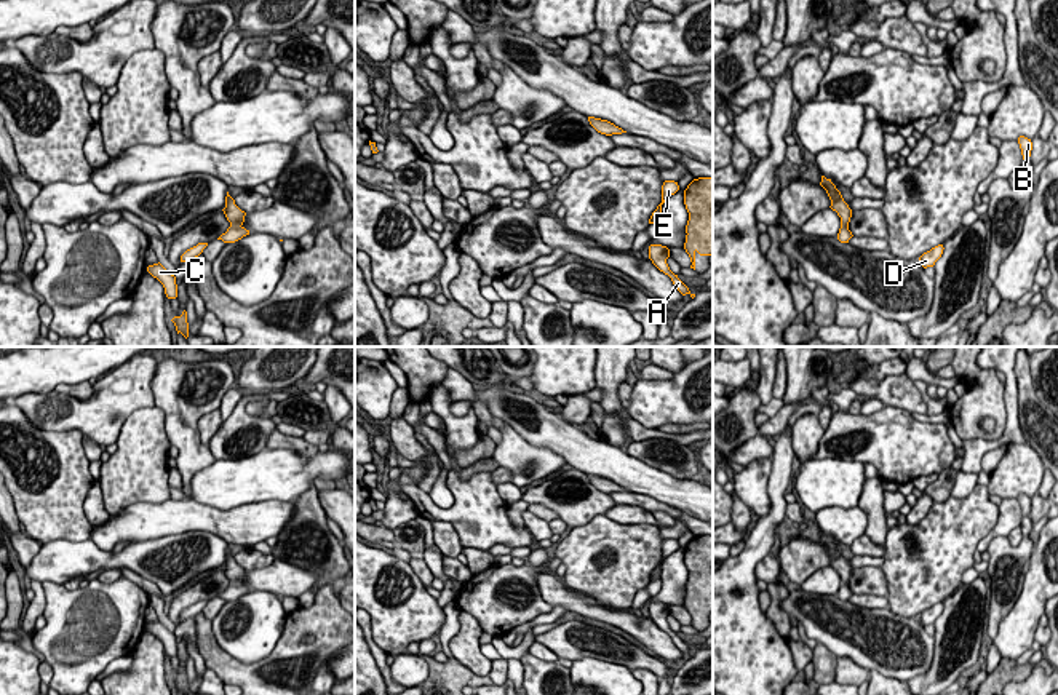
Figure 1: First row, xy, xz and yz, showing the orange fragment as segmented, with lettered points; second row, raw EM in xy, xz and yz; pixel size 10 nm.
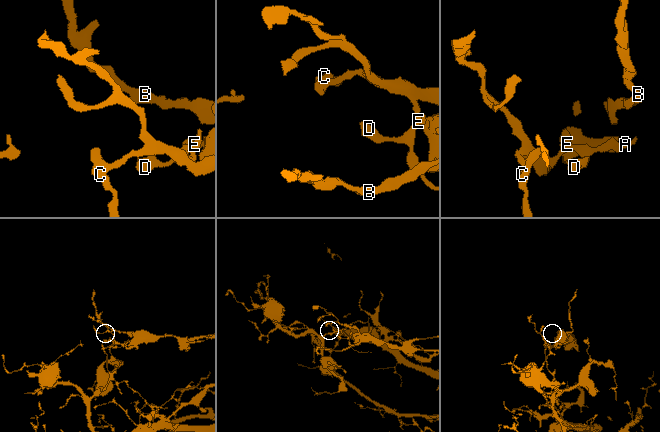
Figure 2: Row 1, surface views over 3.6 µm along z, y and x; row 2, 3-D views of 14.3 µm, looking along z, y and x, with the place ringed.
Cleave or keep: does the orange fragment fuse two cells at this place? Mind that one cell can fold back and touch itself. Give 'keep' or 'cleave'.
cleave

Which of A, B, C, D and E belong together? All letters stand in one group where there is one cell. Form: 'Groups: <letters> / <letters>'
Groups: A C D E / B

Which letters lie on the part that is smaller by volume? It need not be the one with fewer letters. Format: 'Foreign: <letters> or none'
Foreign: B

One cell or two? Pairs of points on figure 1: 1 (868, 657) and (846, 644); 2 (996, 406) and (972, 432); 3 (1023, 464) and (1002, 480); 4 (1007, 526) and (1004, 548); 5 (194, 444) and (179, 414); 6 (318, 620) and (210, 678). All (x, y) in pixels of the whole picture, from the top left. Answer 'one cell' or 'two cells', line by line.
1: one cell
2: one cell
3: one cell
4: two cells
5: one cell
6: two cells

